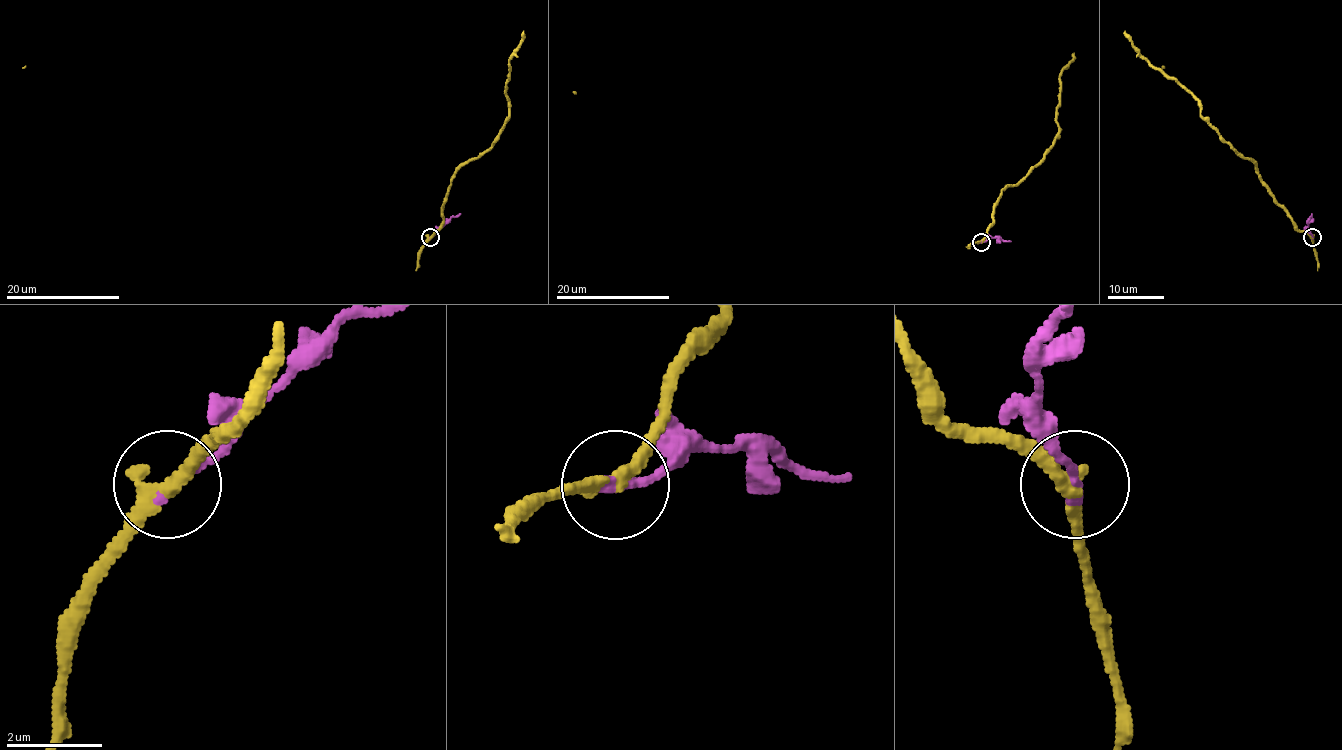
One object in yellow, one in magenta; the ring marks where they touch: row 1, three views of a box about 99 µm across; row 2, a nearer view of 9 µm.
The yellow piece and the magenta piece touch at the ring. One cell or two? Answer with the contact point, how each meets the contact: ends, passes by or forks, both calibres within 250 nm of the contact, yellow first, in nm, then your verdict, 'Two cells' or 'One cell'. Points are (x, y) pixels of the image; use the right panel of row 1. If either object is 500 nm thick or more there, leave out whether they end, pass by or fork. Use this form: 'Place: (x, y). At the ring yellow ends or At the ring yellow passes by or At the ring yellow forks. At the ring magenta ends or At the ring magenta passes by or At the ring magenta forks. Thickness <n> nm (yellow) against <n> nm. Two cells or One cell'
Place: (1312, 237). At the ring yellow passes by. At the ring magenta ends. Thickness 320 nm (yellow) against 240 nm. Two cells

